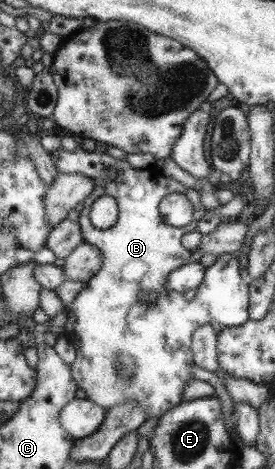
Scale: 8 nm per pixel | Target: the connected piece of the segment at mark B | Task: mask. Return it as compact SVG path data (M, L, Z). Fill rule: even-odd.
M79 146L73 151L57 148L50 152L52 165L58 174L77 173L89 177L95 187L82 201L79 211L78 227L80 237L84 242L97 247L102 257L102 265L87 282L82 284L78 295L65 306L67 315L61 335L74 347L75 358L71 364L71 376L78 388L84 391L85 398L103 409L103 413L115 405L131 403L143 409L145 419L158 419L167 409L178 405L182 399L184 386L194 377L190 370L193 365L193 355L190 349L194 330L209 322L216 322L222 327L238 327L247 320L248 282L240 275L239 262L231 253L218 255L213 265L205 269L200 285L192 300L186 300L181 293L172 292L165 287L164 282L170 271L181 265L188 264L191 251L180 245L180 237L188 231L195 231L197 223L203 216L204 209L200 204L199 189L186 188L173 178L165 177L157 168L135 169L123 159L115 159L105 152L88 152ZM108 167L117 169L114 179L105 177L103 171ZM169 193L182 193L193 205L193 218L184 227L166 225L157 210L160 200ZM100 195L109 195L117 201L117 221L108 229L94 229L88 214L92 202ZM155 293L155 300L147 303L145 295Z

